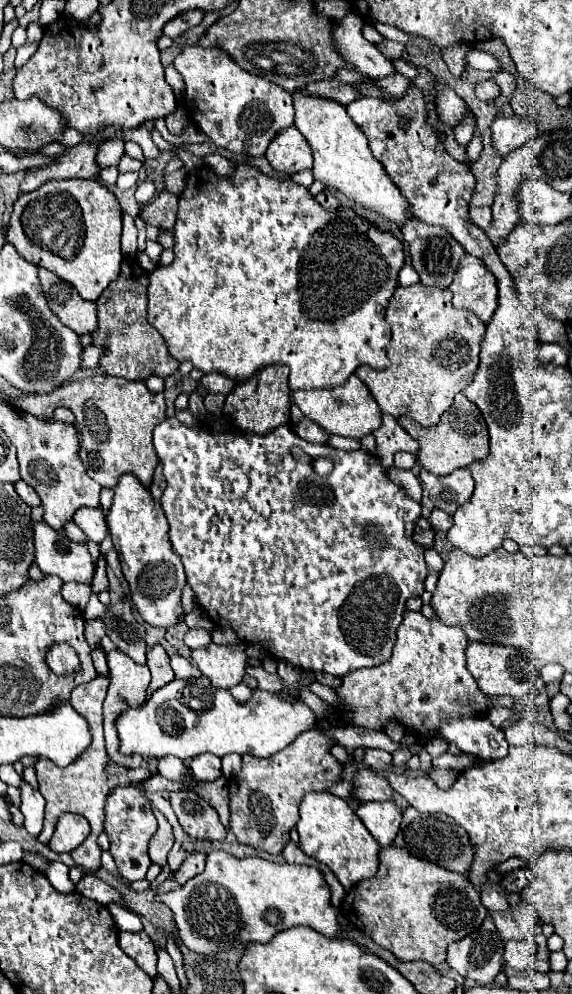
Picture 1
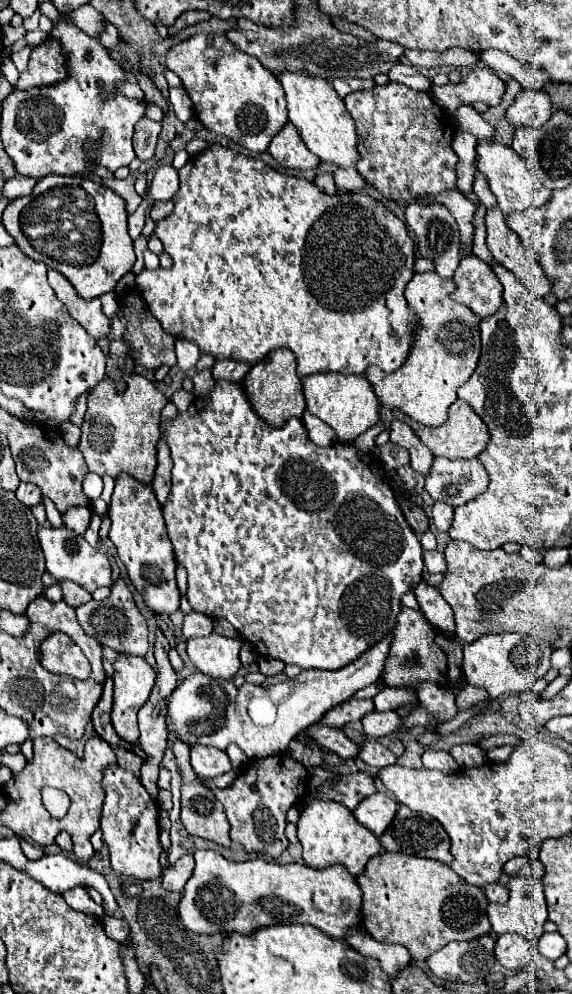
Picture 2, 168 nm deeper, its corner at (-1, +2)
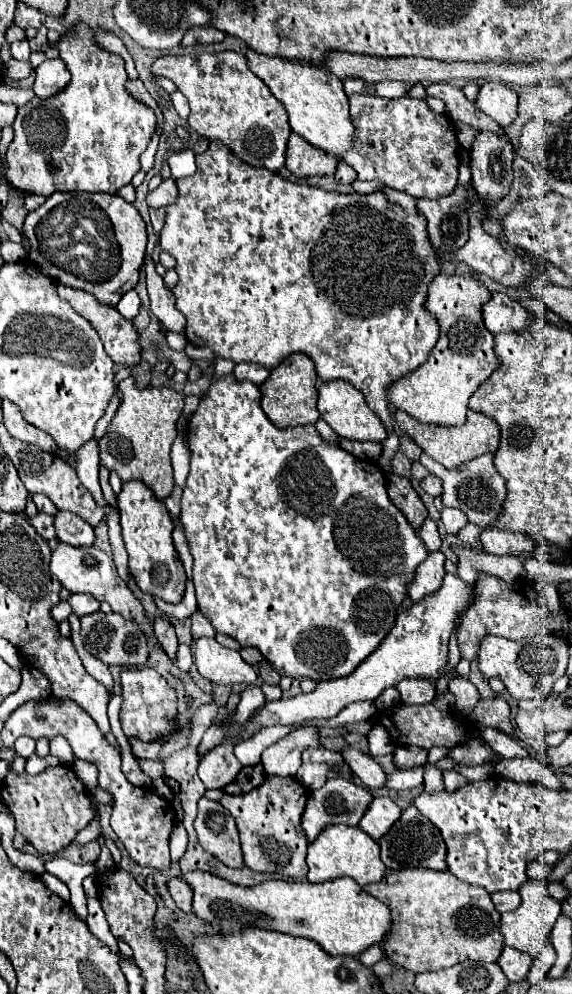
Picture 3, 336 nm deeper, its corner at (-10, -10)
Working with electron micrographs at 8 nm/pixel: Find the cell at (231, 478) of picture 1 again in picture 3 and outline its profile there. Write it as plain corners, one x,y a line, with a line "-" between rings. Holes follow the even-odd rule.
226,374
210,384
202,396
196,412
188,420
188,448
190,448
190,474
184,486
180,524
184,526
190,552
194,556
194,584
198,608
210,618
218,634
226,634
240,642
240,646
258,648
264,658
276,668
278,674
290,678
312,678
312,680
334,680
352,674
352,670
372,654
390,628
396,622
396,612
406,598
406,588
412,582
416,568
426,560
428,550
410,526
406,516
390,502
386,492
384,472
378,464
358,460
336,444
326,442
314,424
278,428
274,426
260,408
262,392
258,386
246,380
236,380
234,374

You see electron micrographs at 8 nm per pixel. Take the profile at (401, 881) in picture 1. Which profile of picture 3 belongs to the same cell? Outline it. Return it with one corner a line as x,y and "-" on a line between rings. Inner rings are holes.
406,868
386,874
380,882
368,884
364,890
390,906
392,928
390,934
386,934
384,948
400,968
418,974
442,970
464,960
496,962
502,952
504,936
500,934
500,914
482,886
470,886
446,870

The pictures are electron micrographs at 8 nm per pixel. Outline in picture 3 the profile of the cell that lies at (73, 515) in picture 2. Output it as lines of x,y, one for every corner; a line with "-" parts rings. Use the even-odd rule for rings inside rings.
58,512
54,516
56,538
70,546
92,546
94,528
72,512

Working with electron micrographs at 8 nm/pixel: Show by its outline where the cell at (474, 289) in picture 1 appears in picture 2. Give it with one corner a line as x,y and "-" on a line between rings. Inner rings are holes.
475,254
461,258
453,282
457,288
451,298
471,308
479,318
491,316
499,310
503,302
503,286
489,268
489,264
479,260

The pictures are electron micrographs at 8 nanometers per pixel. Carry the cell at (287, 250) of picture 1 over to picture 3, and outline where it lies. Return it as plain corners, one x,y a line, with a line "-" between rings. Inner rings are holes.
210,140
210,146
204,154
196,156
196,174
188,178
176,180
178,186
178,198
174,204
166,206
166,222
164,228
160,230
160,248
168,254
172,254
178,262
176,272
180,276
176,288
172,290
176,296
176,308
186,316
186,338
194,346
208,346
212,348
214,354
222,358
230,358
236,364
238,362
256,362
260,366
266,366
268,370
276,368
286,356
292,352
304,352
310,354
316,362
316,372
320,382
326,380
348,380
352,382
358,390
364,392
368,406
380,416
380,420
386,424
388,432
392,432
392,418
388,412
388,398
386,398
386,388
408,374
408,370
416,370
430,354
434,348
440,328
438,320
424,308
426,296
428,296
428,286
430,282
440,274
442,268
442,258
438,266
438,252
432,248
428,232
426,232
426,218
418,212
408,212
398,204
392,204
384,192
374,192
374,194
336,194
336,192
326,192
316,186
306,186
306,184
296,184
280,174
268,172
264,168
254,168
240,158
234,158
226,146
218,140

